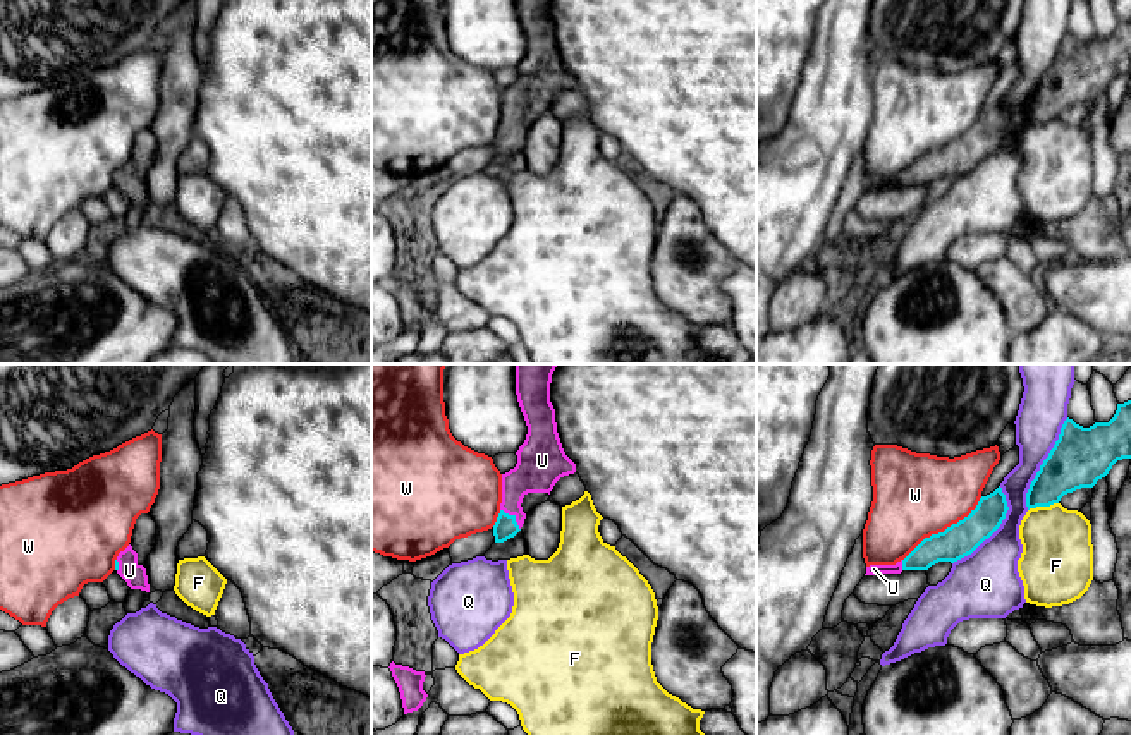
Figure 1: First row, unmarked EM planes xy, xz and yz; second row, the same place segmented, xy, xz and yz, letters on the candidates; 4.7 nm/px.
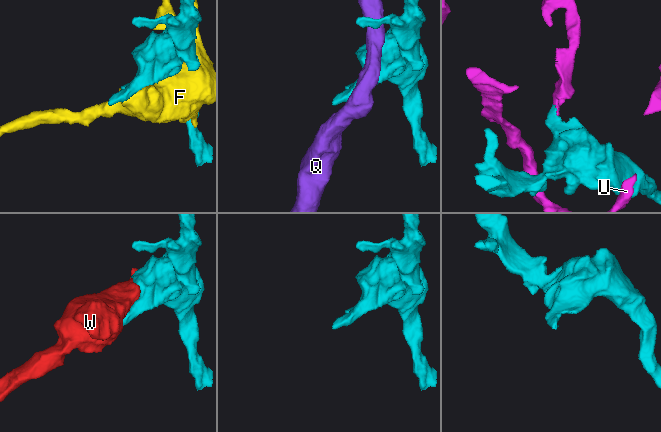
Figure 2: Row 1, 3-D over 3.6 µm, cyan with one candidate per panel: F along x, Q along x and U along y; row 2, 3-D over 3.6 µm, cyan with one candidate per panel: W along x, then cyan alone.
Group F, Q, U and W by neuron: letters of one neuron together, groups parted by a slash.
F / Q / U / W

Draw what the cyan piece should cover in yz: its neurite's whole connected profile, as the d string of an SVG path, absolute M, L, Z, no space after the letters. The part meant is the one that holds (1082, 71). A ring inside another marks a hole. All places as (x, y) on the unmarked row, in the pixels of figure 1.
M1131 15L1109 38L1090 43L1066 34L1059 55L1026 108L1026 122L1050 122L1067 108L1093 103L1117 76L1131 74Z

